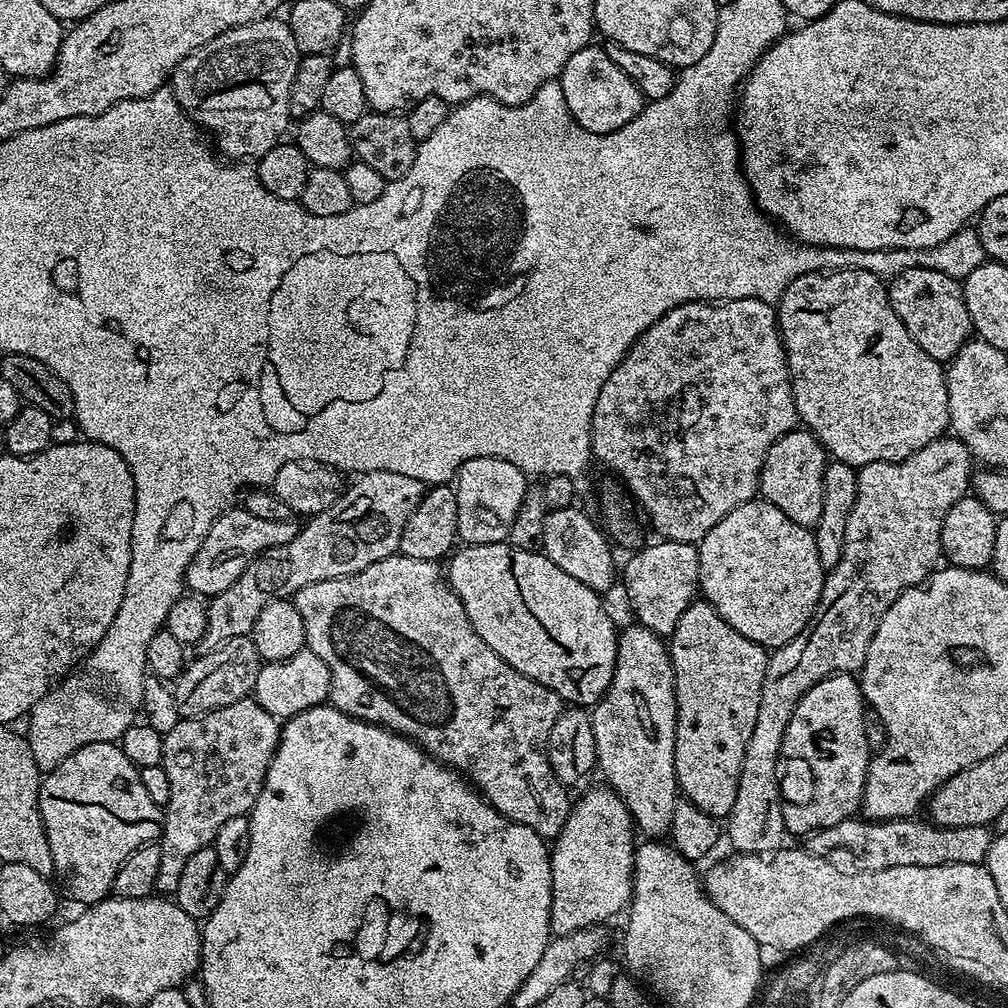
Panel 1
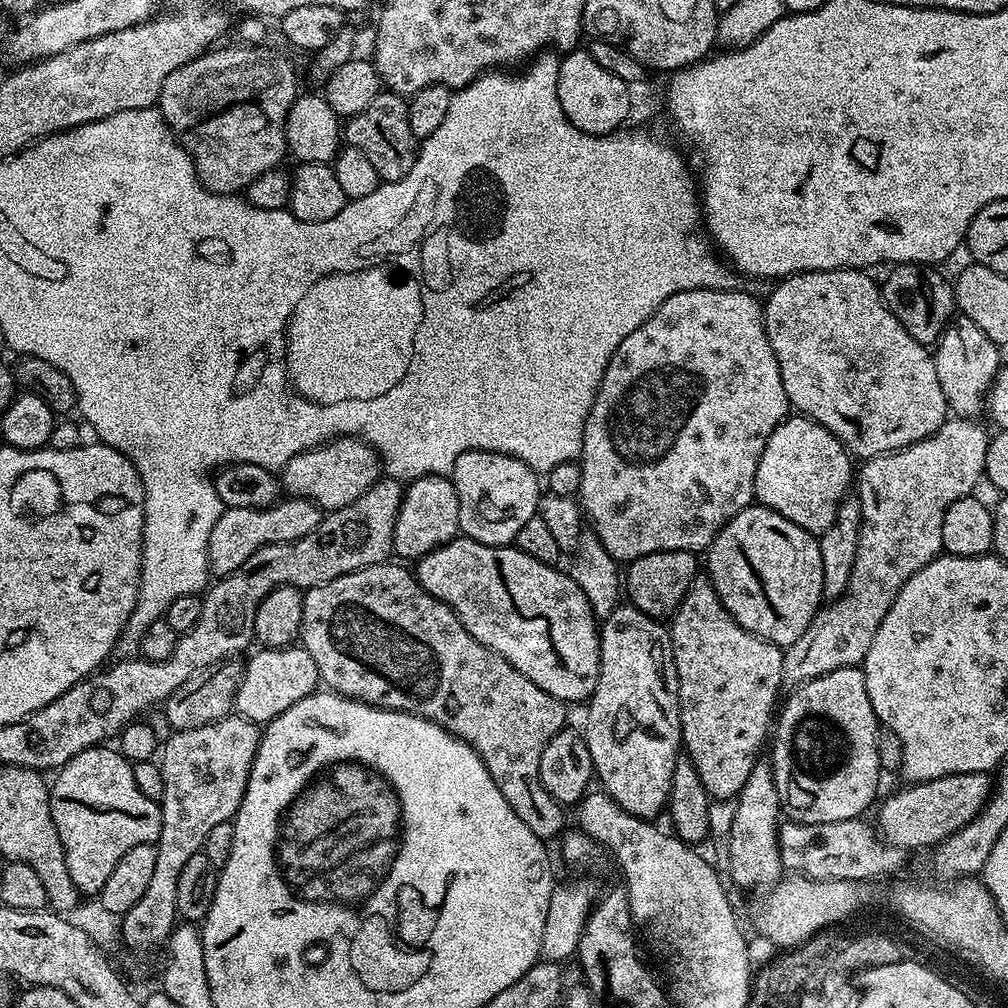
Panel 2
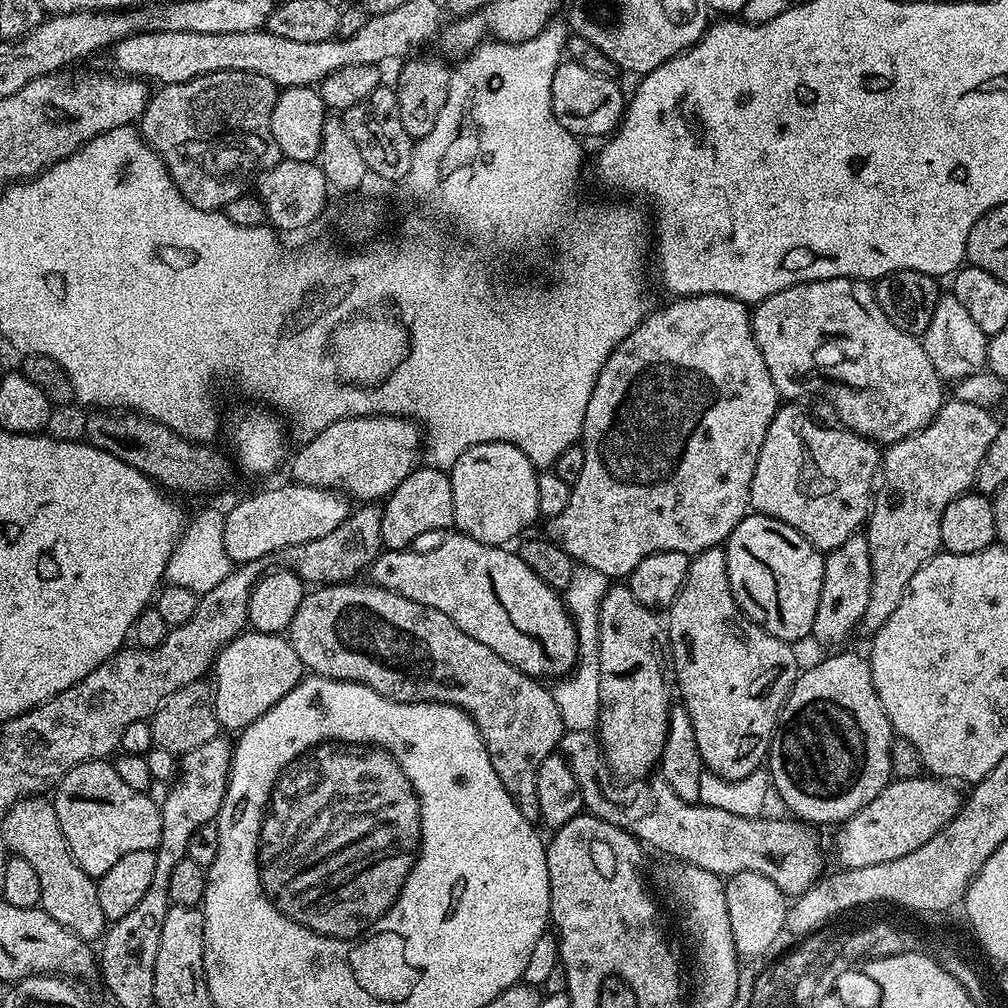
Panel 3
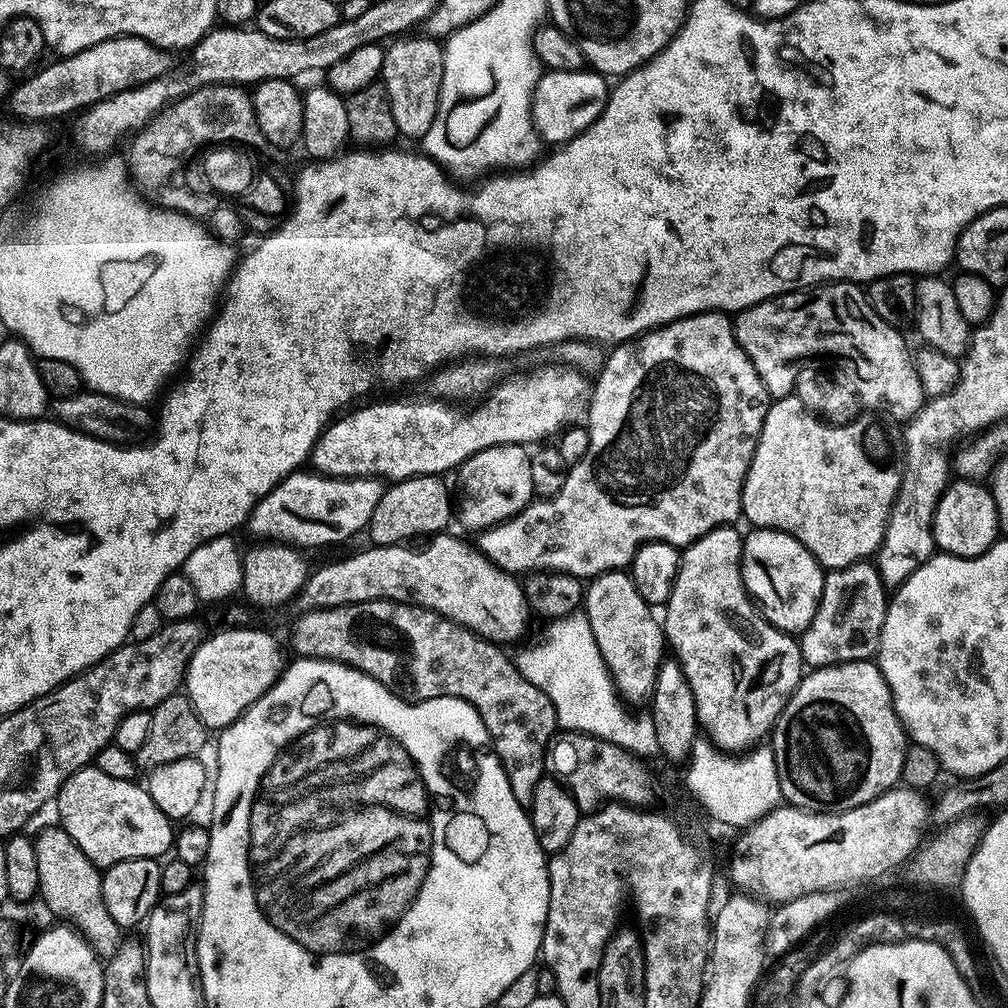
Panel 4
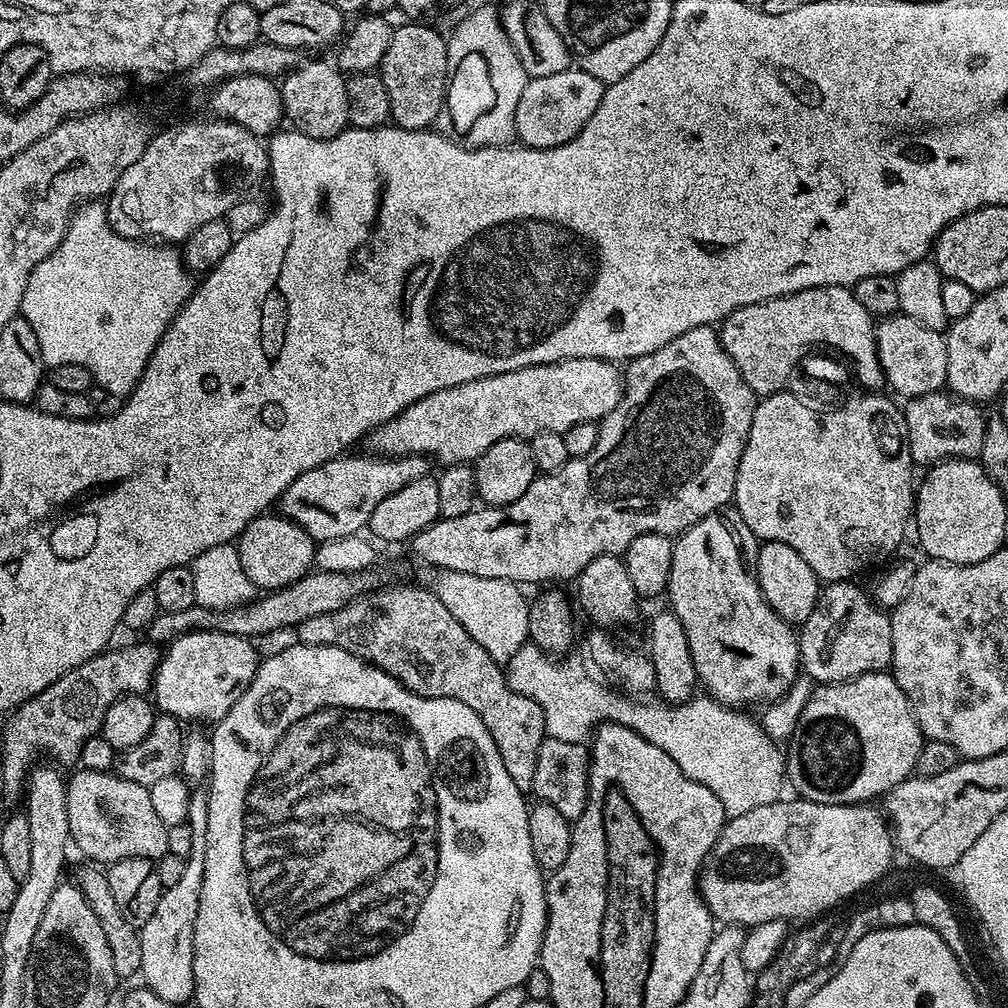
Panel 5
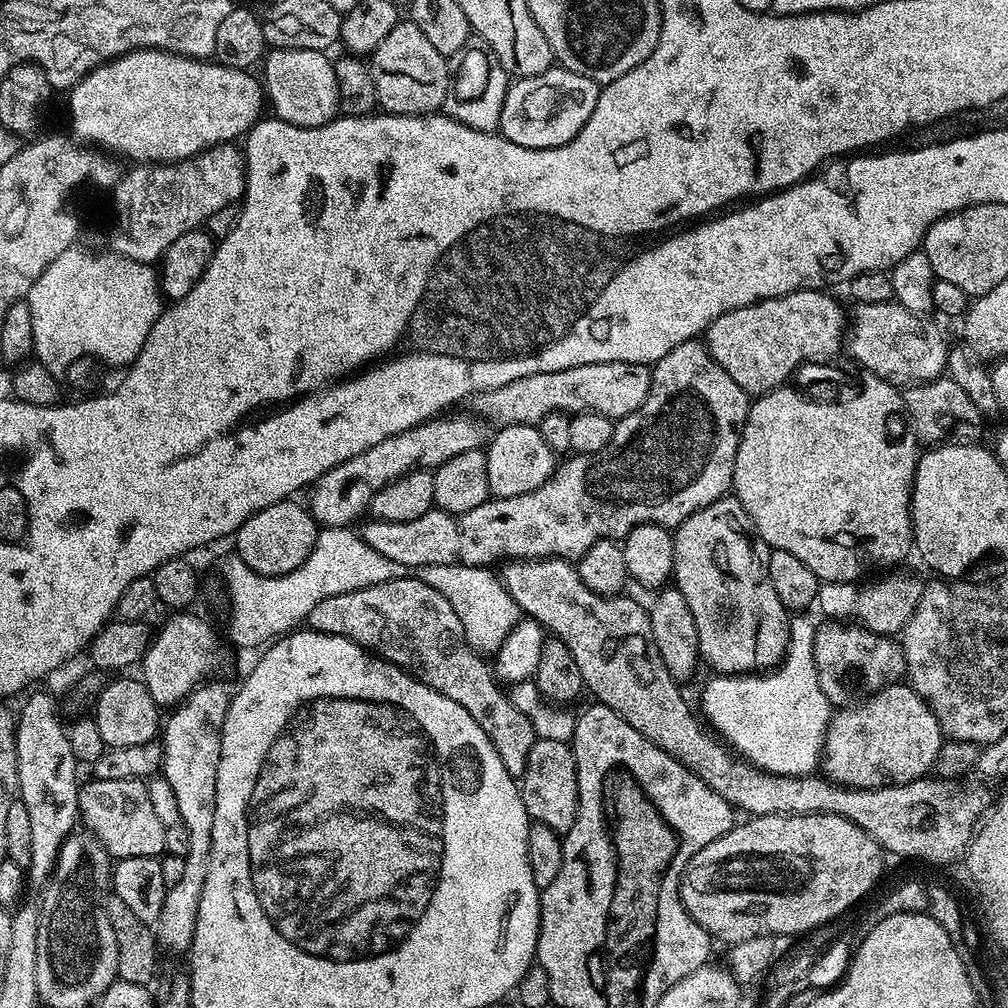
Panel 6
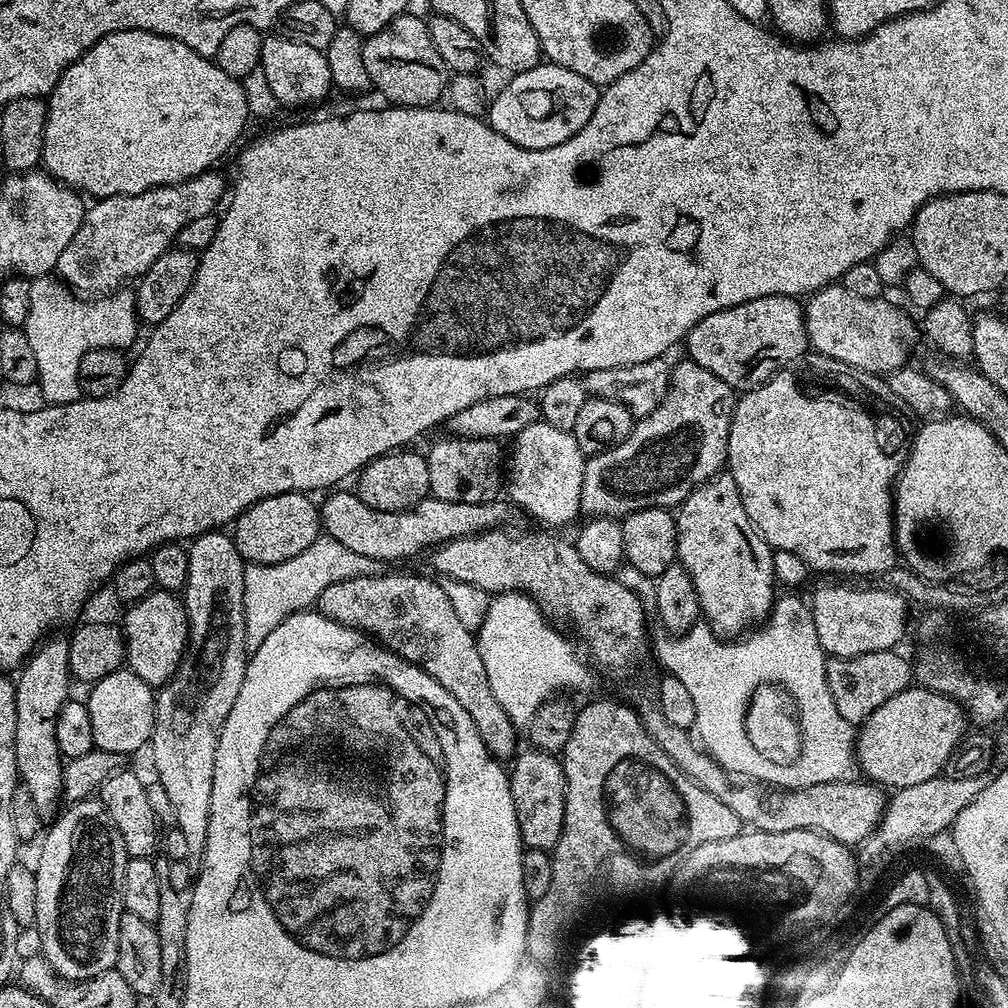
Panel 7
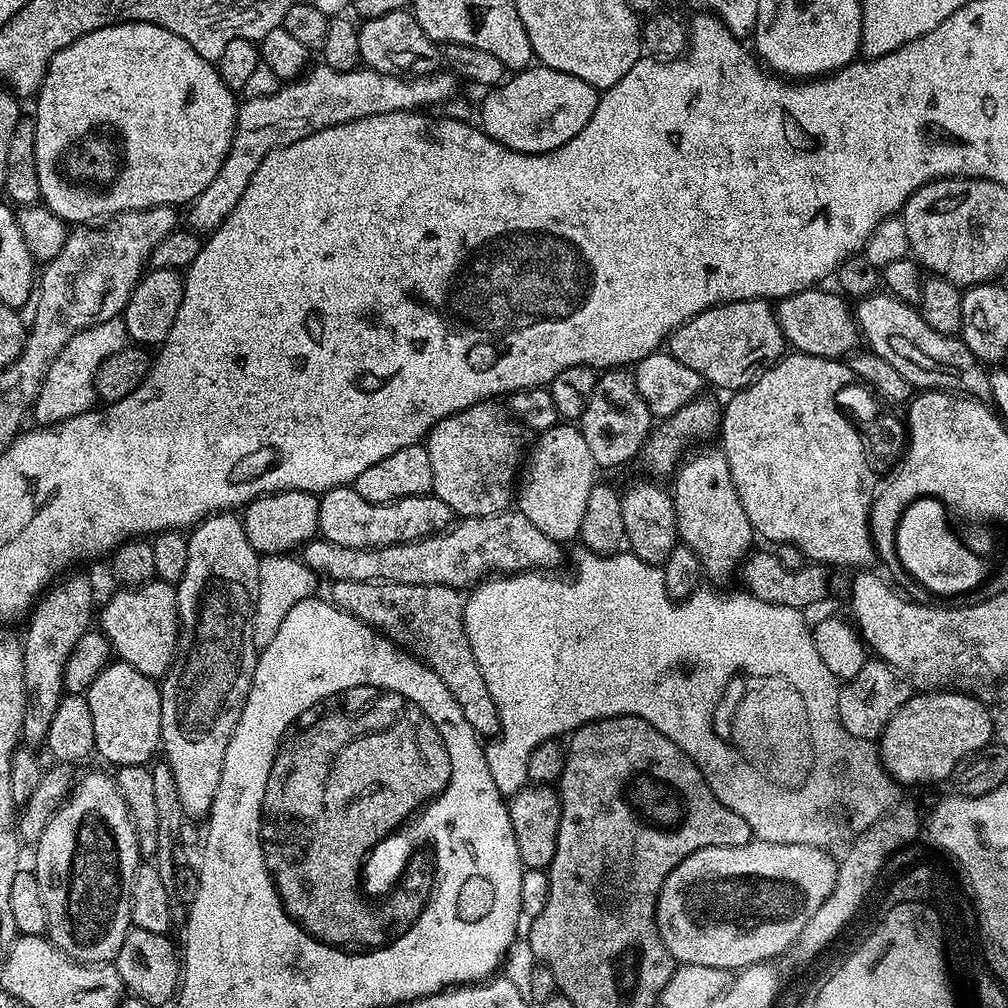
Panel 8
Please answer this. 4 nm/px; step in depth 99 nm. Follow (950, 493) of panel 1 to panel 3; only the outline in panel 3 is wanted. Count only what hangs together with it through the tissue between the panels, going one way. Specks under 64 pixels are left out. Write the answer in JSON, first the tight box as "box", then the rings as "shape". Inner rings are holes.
{"box":[724,398,1000,957],"shape":[[[952,398],[942,405],[938,415],[925,428],[902,438],[896,444],[887,445],[882,456],[882,471],[878,476],[878,487],[875,489],[866,521],[872,585],[862,628],[863,631],[868,631],[868,634],[875,634],[886,622],[886,618],[890,618],[894,610],[898,610],[898,602],[902,602],[902,594],[910,578],[914,578],[914,574],[918,574],[922,565],[941,551],[942,514],[946,506],[954,502],[954,498],[963,496],[975,485],[978,466],[986,450],[990,450],[990,442],[994,442],[994,434],[998,434],[1000,429],[998,420],[995,420],[992,415],[993,413],[987,408]],[[740,872],[727,877],[724,893],[726,910],[730,914],[730,930],[734,934],[734,946],[741,957],[764,956],[772,943],[785,931],[784,919],[788,913],[789,901],[784,892],[770,878],[758,872]],[[780,904],[780,910],[778,910]]]}

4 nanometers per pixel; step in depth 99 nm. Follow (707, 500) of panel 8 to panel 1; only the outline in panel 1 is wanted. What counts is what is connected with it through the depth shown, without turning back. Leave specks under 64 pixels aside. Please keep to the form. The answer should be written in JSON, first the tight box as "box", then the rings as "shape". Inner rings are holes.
{"box":[670,598,769,818],"shape":[[[703,598],[693,600],[692,604],[678,618],[678,626],[674,626],[670,637],[670,651],[672,653],[672,669],[676,679],[676,737],[674,738],[674,770],[676,771],[676,787],[682,793],[683,799],[688,800],[698,810],[717,818],[727,818],[734,806],[734,798],[738,798],[738,782],[742,774],[742,758],[746,754],[746,746],[750,742],[750,734],[754,734],[754,722],[758,722],[758,706],[760,705],[760,691],[762,682],[766,678],[766,666],[768,665],[769,653],[760,644],[750,642],[730,622],[726,622],[714,610],[714,606]]]}

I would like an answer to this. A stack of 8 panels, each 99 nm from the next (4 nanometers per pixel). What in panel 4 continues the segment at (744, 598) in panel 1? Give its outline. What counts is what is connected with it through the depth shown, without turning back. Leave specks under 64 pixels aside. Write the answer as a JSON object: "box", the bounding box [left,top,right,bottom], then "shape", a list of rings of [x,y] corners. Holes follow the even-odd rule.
{"box":[740,528,825,634],"shape":[[[752,528],[749,533],[744,536],[740,569],[753,605],[778,630],[803,634],[810,622],[814,622],[822,598],[825,569],[820,567],[814,554],[810,554],[810,550],[790,534],[769,528]]]}

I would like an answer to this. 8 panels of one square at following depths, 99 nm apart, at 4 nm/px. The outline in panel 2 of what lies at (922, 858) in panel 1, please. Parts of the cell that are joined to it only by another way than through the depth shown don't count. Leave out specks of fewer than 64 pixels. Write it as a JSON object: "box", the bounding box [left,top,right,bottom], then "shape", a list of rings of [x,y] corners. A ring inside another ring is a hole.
{"box":[780,818,905,882],"shape":[[[857,818],[842,822],[822,822],[821,824],[798,824],[784,822],[780,826],[780,863],[789,873],[803,874],[811,880],[854,880],[865,882],[875,876],[890,876],[904,864],[905,849],[889,844],[878,838],[875,827],[867,824],[867,819]]]}

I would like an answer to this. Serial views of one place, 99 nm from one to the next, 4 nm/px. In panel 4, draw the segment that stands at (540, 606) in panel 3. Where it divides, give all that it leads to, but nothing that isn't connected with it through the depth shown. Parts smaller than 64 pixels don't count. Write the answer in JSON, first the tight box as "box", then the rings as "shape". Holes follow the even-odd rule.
{"box":[295,534,530,646],"shape":[[[437,534],[420,549],[404,544],[367,546],[345,560],[324,564],[317,572],[316,569],[309,571],[307,582],[296,595],[295,607],[298,606],[300,612],[312,612],[315,608],[337,608],[367,600],[419,604],[469,628],[483,640],[508,646],[511,640],[523,634],[524,623],[530,617],[521,581],[484,559],[475,547],[470,548],[458,537],[448,535]]]}

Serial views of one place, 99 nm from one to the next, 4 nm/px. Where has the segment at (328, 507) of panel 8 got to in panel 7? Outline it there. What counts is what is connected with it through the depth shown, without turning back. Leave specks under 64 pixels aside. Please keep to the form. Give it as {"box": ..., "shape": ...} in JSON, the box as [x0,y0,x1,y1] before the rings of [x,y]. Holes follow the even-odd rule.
{"box":[319,491,509,562],"shape":[[[355,491],[335,492],[328,494],[333,496],[326,497],[324,504],[322,500],[319,505],[323,531],[338,542],[342,542],[342,546],[354,550],[354,554],[381,562],[408,560],[419,552],[427,553],[451,540],[471,536],[473,532],[484,532],[487,528],[499,528],[509,523],[509,505],[500,498],[485,504],[446,502],[429,498],[418,502],[418,506],[410,510],[383,512],[366,506],[366,502],[362,502]]]}

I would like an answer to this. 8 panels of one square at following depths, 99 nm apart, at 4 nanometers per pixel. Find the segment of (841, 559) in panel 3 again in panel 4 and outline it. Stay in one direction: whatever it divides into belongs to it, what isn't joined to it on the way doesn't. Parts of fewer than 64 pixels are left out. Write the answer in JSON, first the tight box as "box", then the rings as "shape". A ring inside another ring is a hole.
{"box":[799,560,890,669],"shape":[[[858,560],[844,568],[831,569],[824,577],[822,598],[814,622],[799,637],[800,653],[809,669],[846,662],[872,660],[880,651],[880,635],[890,596],[875,563]]]}

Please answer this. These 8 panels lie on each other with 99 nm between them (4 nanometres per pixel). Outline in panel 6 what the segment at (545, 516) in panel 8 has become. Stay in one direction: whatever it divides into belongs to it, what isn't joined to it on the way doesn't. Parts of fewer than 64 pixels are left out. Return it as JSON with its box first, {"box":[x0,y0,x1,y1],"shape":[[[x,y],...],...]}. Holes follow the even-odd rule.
{"box":[486,424,558,498],"shape":[[[505,424],[495,429],[486,445],[486,482],[489,493],[496,498],[514,498],[538,490],[558,467],[557,453],[546,446],[539,427],[534,424]]]}

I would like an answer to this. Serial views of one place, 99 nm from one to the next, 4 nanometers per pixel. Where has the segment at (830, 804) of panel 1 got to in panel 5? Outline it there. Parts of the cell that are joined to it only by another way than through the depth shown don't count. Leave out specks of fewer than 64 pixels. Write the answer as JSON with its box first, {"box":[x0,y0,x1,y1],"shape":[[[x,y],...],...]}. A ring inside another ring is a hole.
{"box":[786,671,926,804],"shape":[[[887,671],[862,674],[853,680],[847,680],[841,684],[821,684],[813,687],[812,696],[806,702],[806,706],[800,712],[796,723],[796,729],[792,731],[786,744],[787,759],[787,783],[796,792],[801,800],[818,802],[819,804],[863,804],[872,802],[872,799],[883,797],[894,786],[898,786],[903,780],[909,779],[915,773],[918,754],[922,750],[926,737],[920,730],[920,724],[916,721],[916,715],[912,713],[912,704],[906,698],[906,694],[898,686],[898,682]]]}

